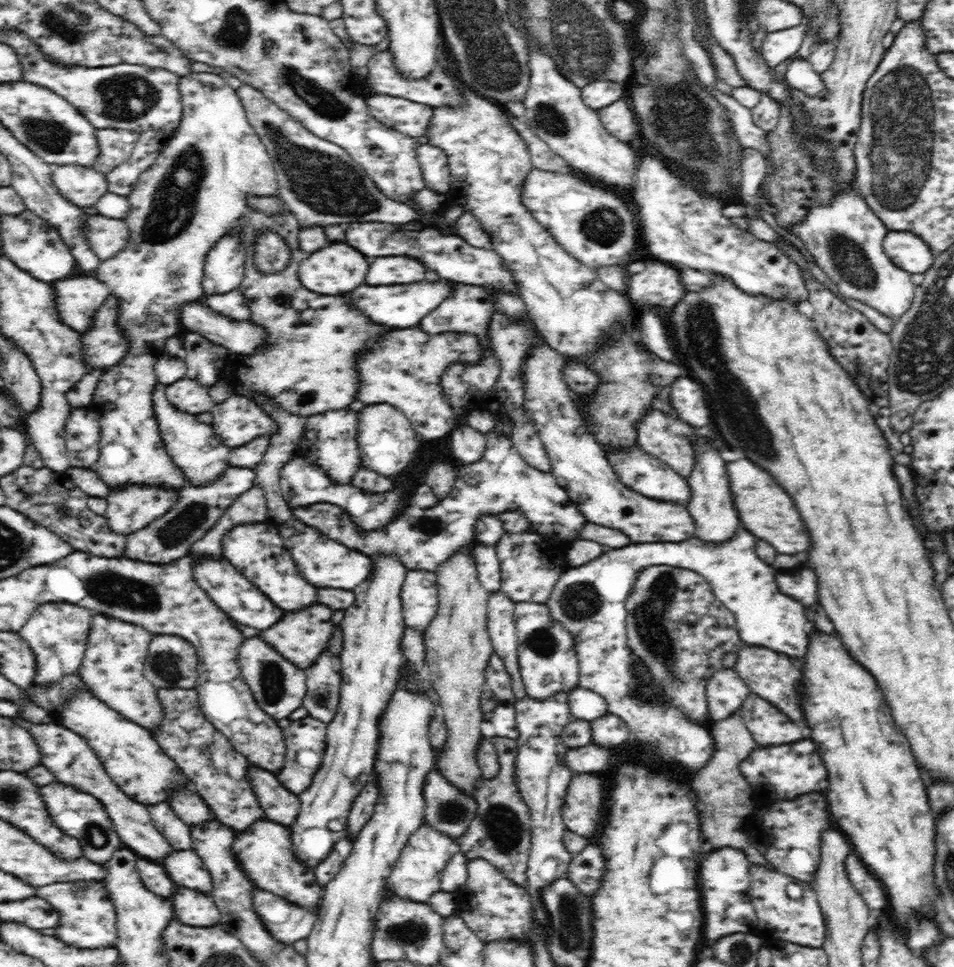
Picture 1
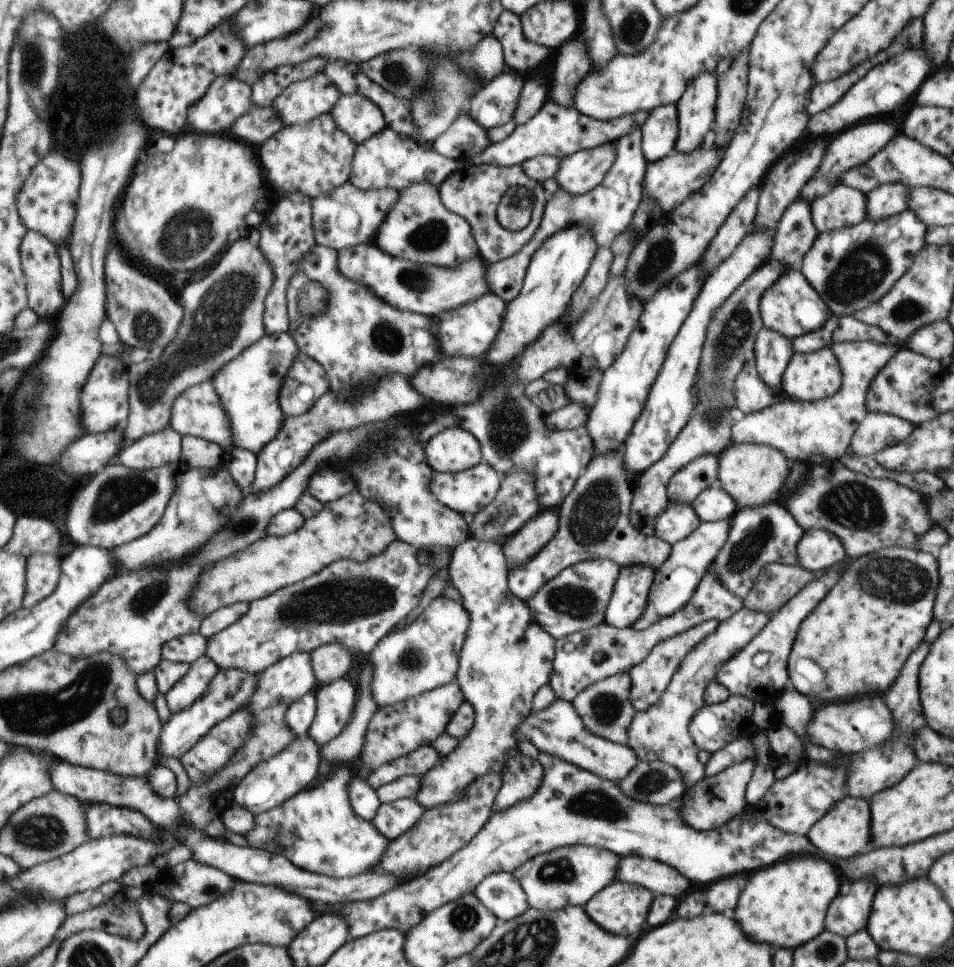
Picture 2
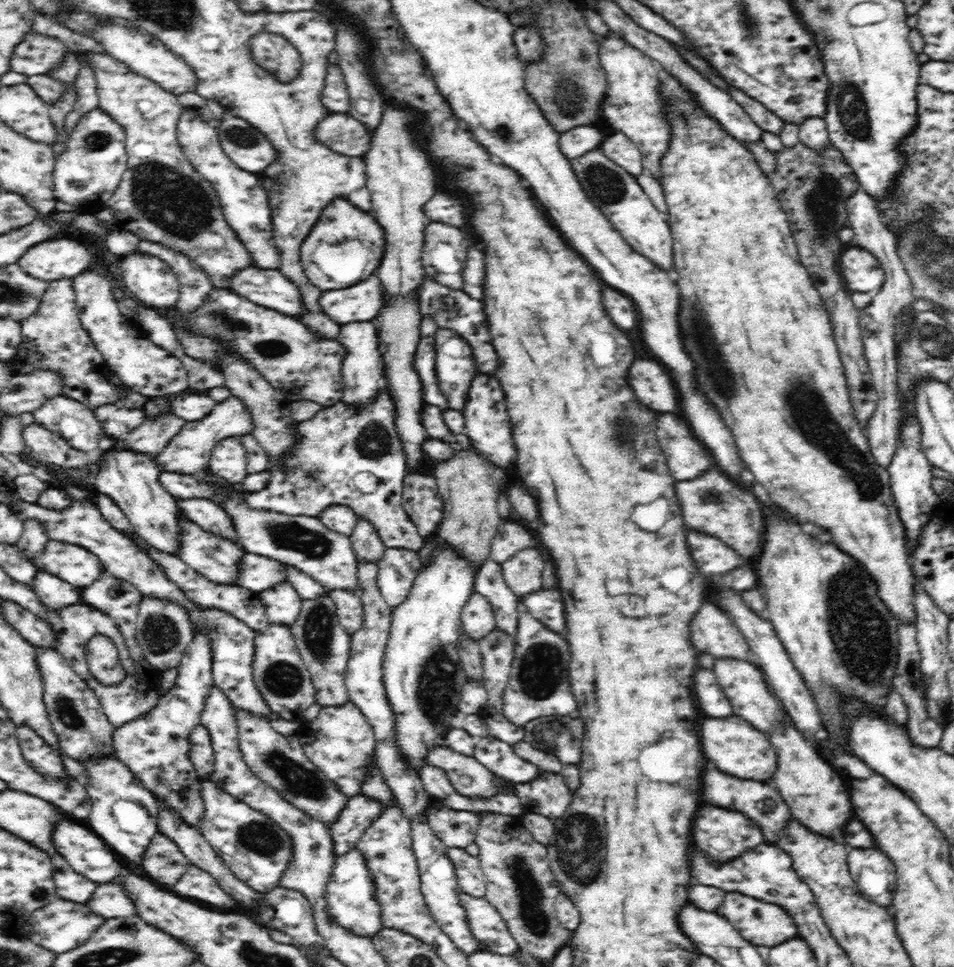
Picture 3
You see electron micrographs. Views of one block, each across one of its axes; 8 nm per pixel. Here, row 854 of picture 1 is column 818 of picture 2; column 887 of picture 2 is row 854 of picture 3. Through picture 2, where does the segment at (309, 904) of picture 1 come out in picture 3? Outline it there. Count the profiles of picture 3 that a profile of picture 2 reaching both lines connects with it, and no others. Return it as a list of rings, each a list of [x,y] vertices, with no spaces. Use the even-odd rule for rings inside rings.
[[[201,780],[202,799],[204,799],[204,818],[198,824],[198,830],[205,840],[215,850],[216,854],[228,866],[228,869],[236,878],[242,880],[256,892],[267,893],[278,887],[283,875],[287,872],[293,858],[293,841],[286,830],[278,823],[270,820],[264,813],[254,810],[248,804],[242,802],[226,791],[216,787],[212,781]]]

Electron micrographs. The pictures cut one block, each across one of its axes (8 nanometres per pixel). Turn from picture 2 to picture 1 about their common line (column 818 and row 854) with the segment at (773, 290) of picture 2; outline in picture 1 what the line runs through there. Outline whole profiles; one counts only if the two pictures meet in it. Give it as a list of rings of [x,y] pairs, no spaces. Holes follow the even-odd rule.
[[[372,555],[373,571],[358,586],[353,588],[355,601],[352,606],[345,609],[343,621],[340,624],[343,637],[343,651],[341,658],[341,686],[336,716],[332,722],[326,724],[325,751],[322,764],[310,786],[298,795],[300,799],[300,812],[296,820],[288,826],[291,833],[293,852],[309,870],[314,870],[318,864],[334,848],[334,844],[348,836],[344,830],[332,832],[328,829],[330,820],[339,820],[344,826],[348,822],[348,813],[352,803],[359,792],[372,780],[375,770],[377,748],[379,747],[379,718],[382,716],[392,693],[395,692],[399,672],[406,662],[402,653],[401,642],[404,637],[404,615],[402,615],[402,601],[400,592],[406,572],[409,570],[400,564],[400,559],[392,555]]]

